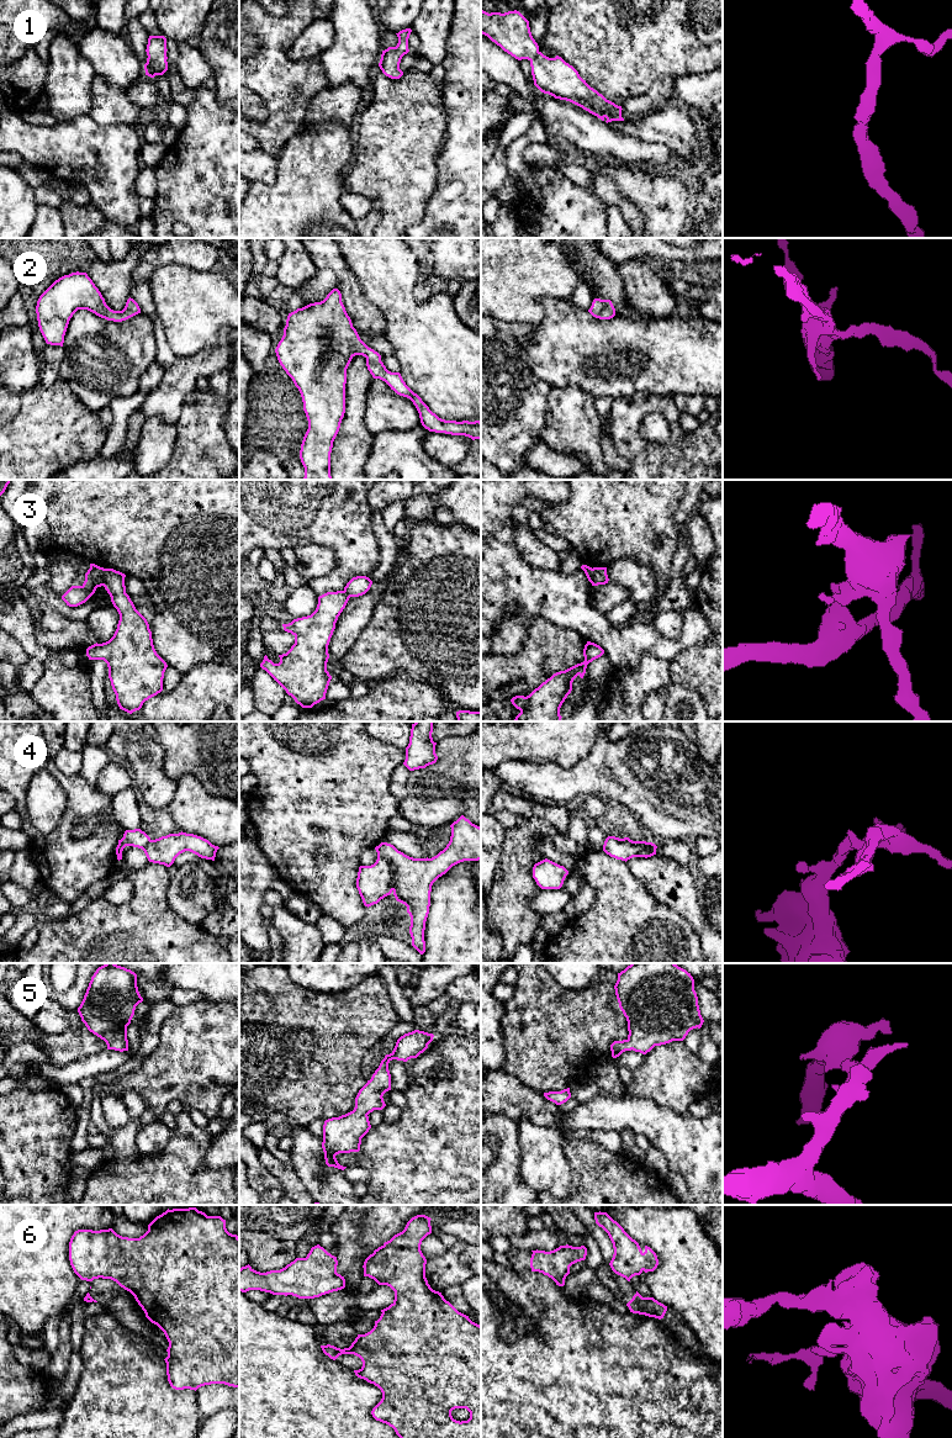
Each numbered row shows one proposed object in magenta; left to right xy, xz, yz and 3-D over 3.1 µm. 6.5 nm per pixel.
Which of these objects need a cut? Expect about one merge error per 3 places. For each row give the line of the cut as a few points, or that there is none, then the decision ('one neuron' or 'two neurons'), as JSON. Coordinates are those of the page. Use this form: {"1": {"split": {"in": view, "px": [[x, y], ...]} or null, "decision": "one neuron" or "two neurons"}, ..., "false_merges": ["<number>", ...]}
{"1": {"split": null, "decision": "one neuron"}, "2": {"split": null, "decision": "one neuron"}, "3": {"split": {"in": "xy", "px": [[102, 569], [104, 585]]}, "decision": "two neurons"}, "4": {"split": {"in": "xz", "px": [[377, 846], [379, 854], [390, 866], [392, 889]]}, "decision": "two neurons"}, "5": {"split": null, "decision": "one neuron"}, "6": {"split": {"in": "xz", "px": [[348, 1348], [342, 1349]]}, "decision": "two neurons"}, "false_merges": ["3", "4", "6"]}

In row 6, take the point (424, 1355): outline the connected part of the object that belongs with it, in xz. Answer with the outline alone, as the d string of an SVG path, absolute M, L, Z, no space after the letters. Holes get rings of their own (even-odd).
M417 1215L412 1217L404 1230L395 1235L390 1241L385 1242L381 1247L374 1251L364 1262L364 1276L374 1279L379 1285L387 1285L395 1291L393 1302L381 1310L381 1316L375 1321L374 1328L365 1333L358 1334L351 1346L343 1350L334 1346L321 1346L323 1353L330 1359L335 1360L342 1354L354 1354L363 1362L359 1370L354 1370L355 1375L377 1386L382 1392L381 1401L372 1408L371 1415L376 1421L388 1424L400 1438L481 1438L481 1326L472 1322L469 1316L459 1312L449 1301L444 1299L441 1292L435 1291L428 1284L425 1278L427 1259L421 1251L422 1241L432 1233L430 1217L425 1215ZM455 1408L466 1408L470 1412L467 1421L456 1421L451 1416Z

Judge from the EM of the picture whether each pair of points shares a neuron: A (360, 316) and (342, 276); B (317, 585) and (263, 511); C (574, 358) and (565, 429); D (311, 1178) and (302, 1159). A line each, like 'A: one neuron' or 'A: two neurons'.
A: one neuron
B: one neuron
C: two neurons
D: one neuron

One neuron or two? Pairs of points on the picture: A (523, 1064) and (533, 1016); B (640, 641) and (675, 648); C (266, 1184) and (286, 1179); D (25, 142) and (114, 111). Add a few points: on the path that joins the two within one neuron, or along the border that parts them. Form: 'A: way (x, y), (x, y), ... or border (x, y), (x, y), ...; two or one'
A: way (532, 1052), (532, 1029); one
B: way (649, 641), (666, 648); one
C: border (260, 1159), (279, 1180), (285, 1191); two
D: border (89, 114), (100, 125), (121, 125); two

